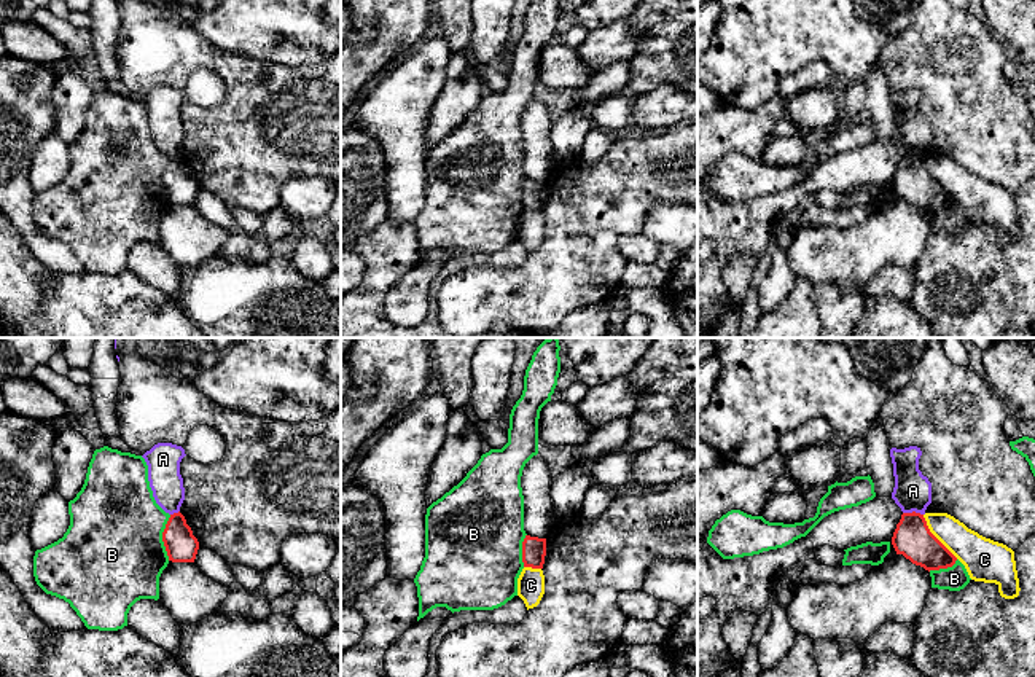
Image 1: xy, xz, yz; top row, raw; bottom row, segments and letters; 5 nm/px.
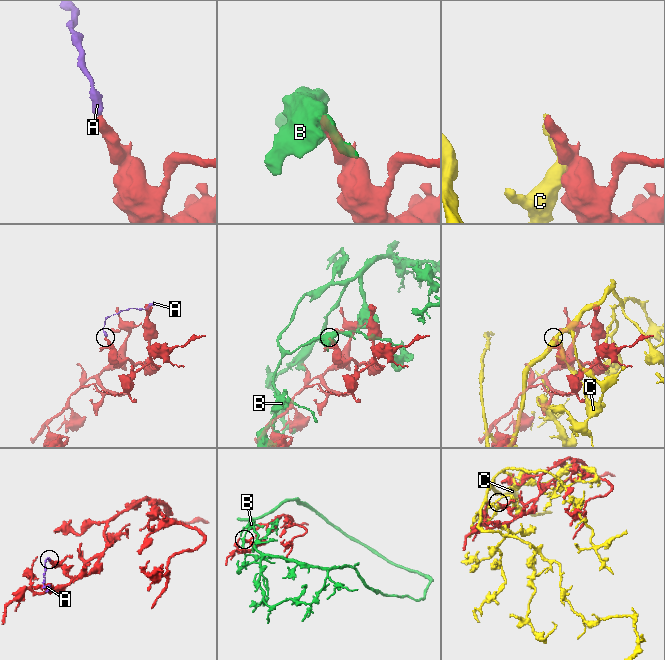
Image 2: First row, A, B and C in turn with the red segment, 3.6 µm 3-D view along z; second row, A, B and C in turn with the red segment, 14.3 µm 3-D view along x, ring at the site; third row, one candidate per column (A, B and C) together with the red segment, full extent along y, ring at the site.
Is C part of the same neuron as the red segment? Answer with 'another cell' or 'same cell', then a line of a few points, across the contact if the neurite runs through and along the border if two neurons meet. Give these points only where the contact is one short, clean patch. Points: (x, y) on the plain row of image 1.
another cell

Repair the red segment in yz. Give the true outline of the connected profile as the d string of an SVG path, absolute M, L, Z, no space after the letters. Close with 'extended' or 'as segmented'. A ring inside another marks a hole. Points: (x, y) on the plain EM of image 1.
M903 156L892 180L896 198L925 213L952 210L957 201L930 175L924 158Z; as segmented

